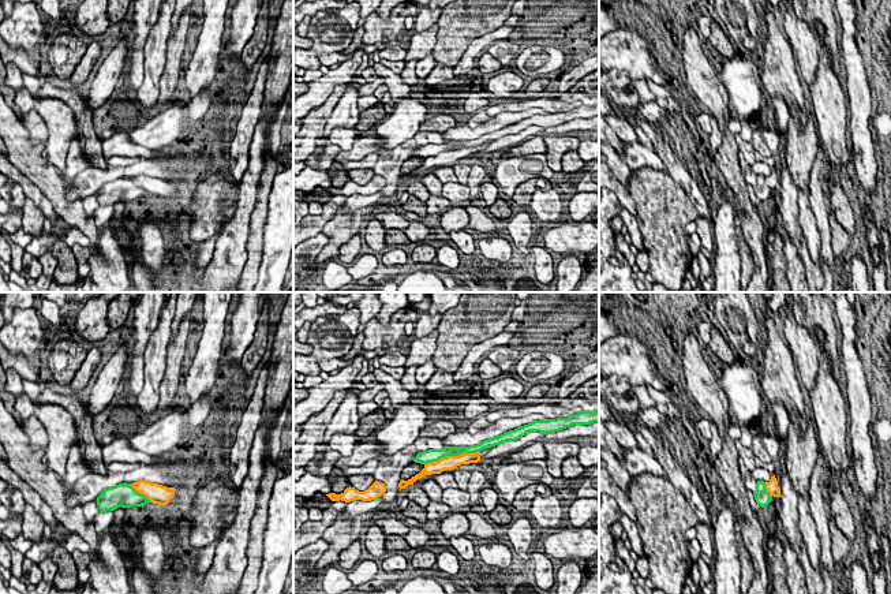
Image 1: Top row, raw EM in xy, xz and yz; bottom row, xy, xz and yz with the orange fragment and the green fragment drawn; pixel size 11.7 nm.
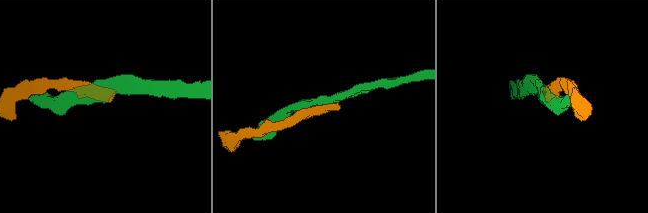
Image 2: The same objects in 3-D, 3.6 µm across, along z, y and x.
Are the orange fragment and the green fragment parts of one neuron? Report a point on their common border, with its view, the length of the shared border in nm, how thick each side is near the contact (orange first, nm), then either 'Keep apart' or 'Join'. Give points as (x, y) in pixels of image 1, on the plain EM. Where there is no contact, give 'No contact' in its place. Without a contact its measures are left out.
Touches orange at xz (450, 150). Shared border 650 nm. Thickness 160 nm (orange) against 160 nm. Keep apart

